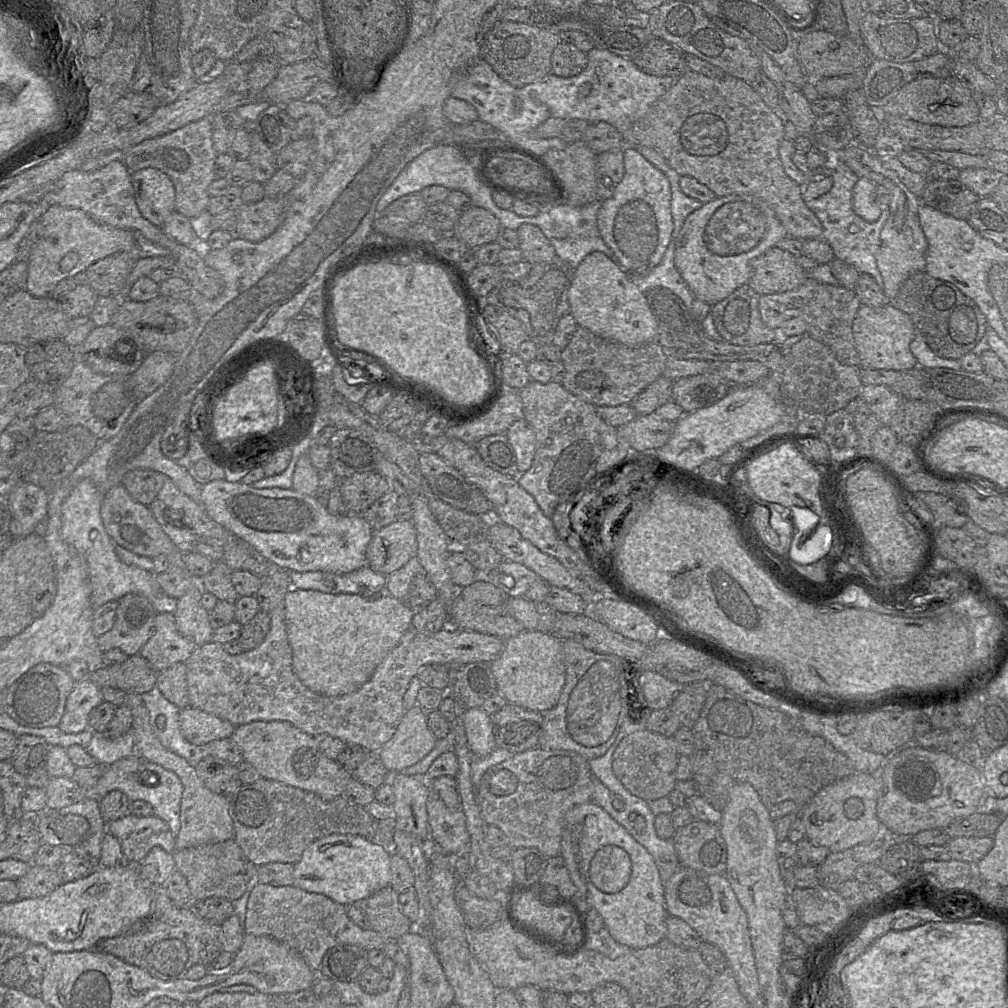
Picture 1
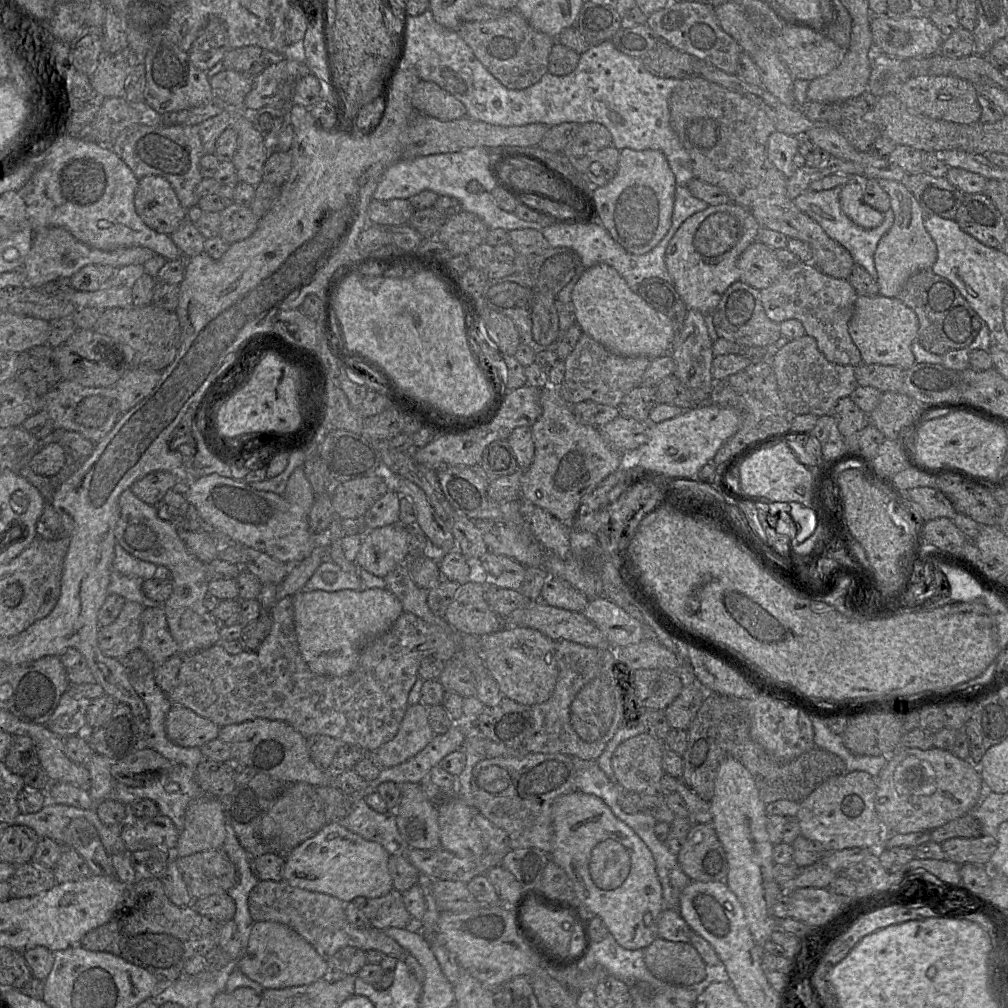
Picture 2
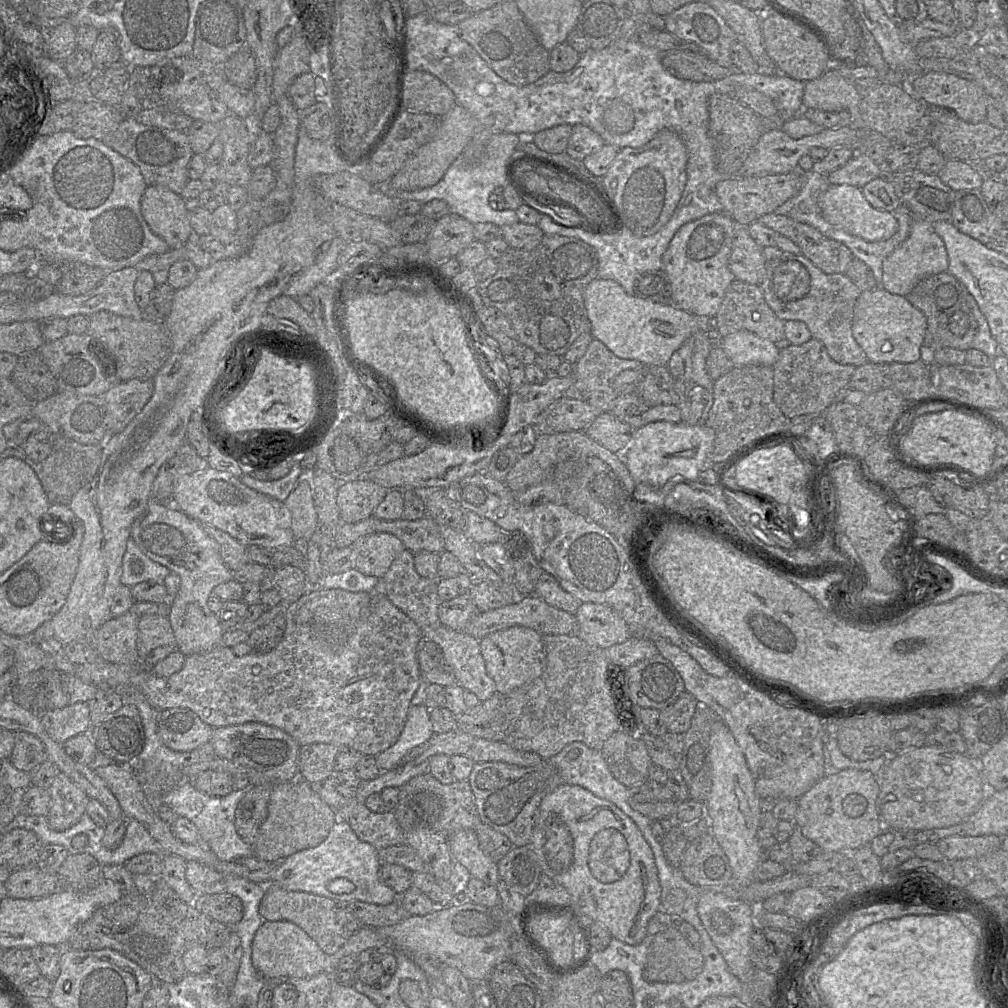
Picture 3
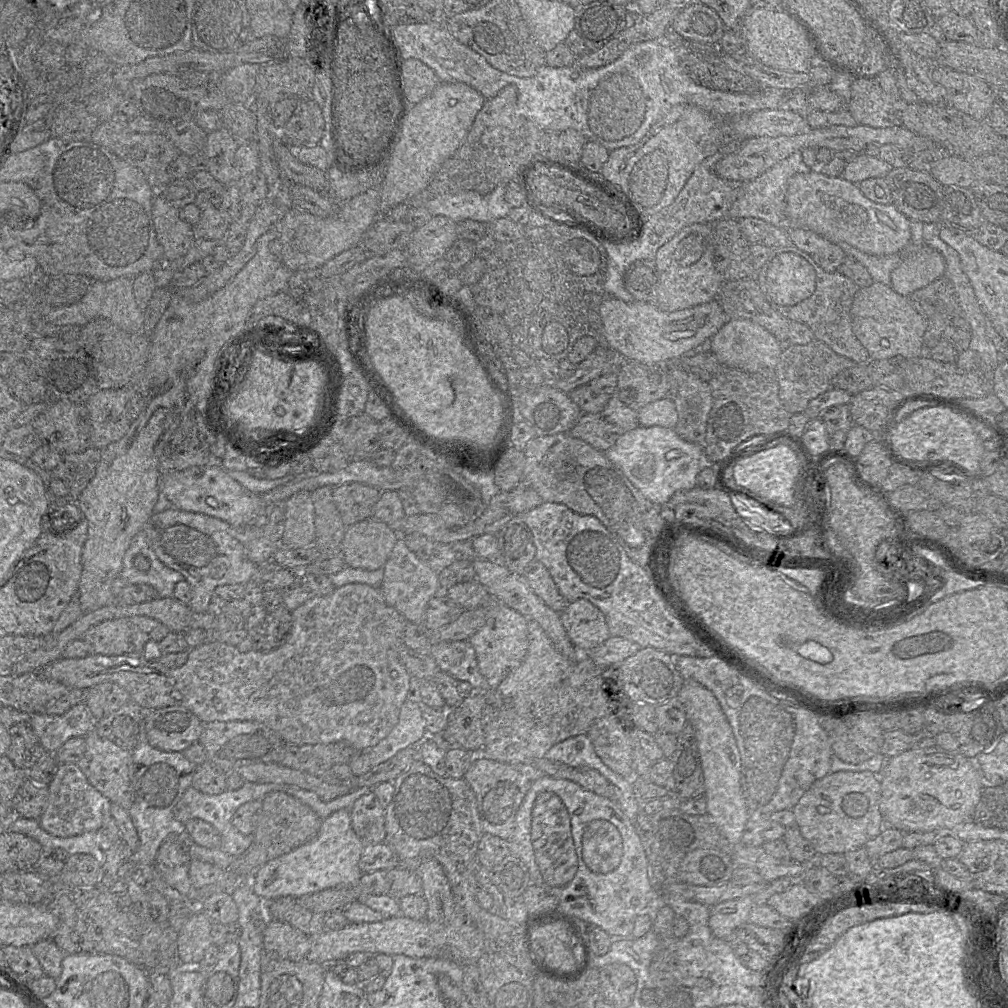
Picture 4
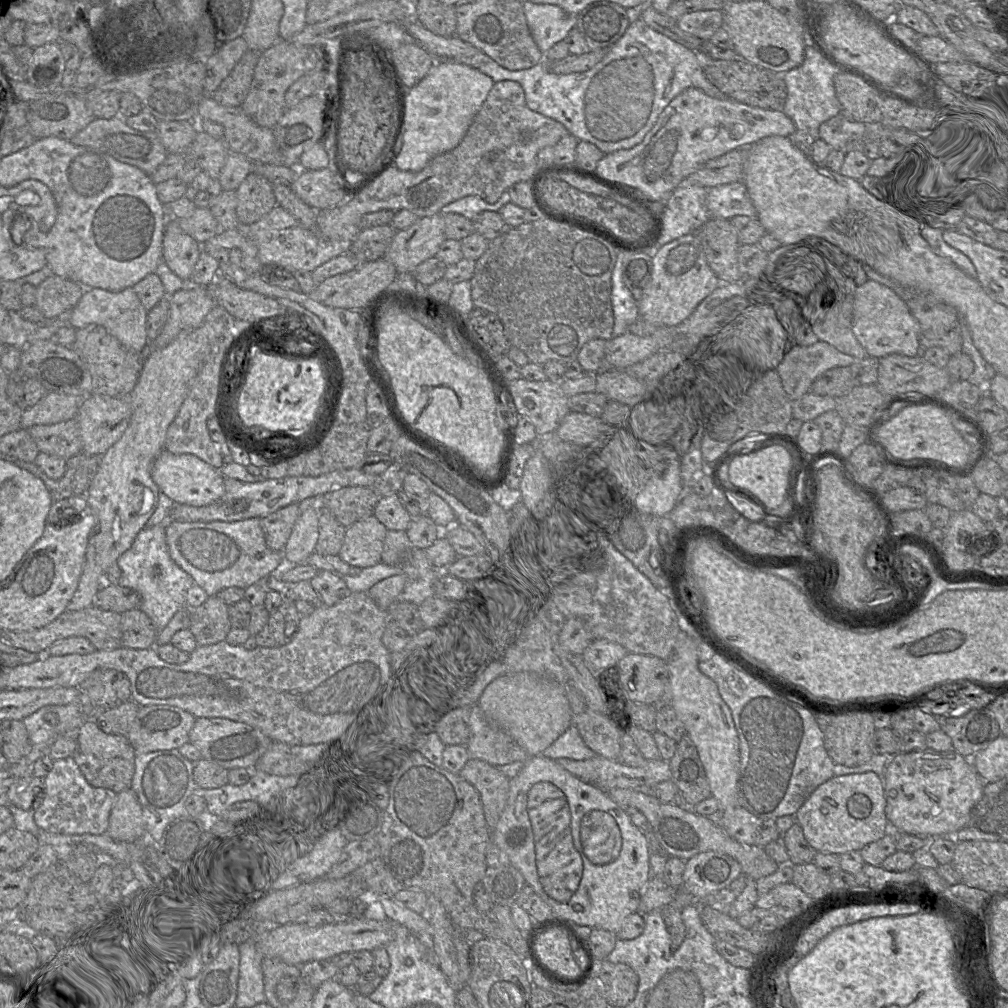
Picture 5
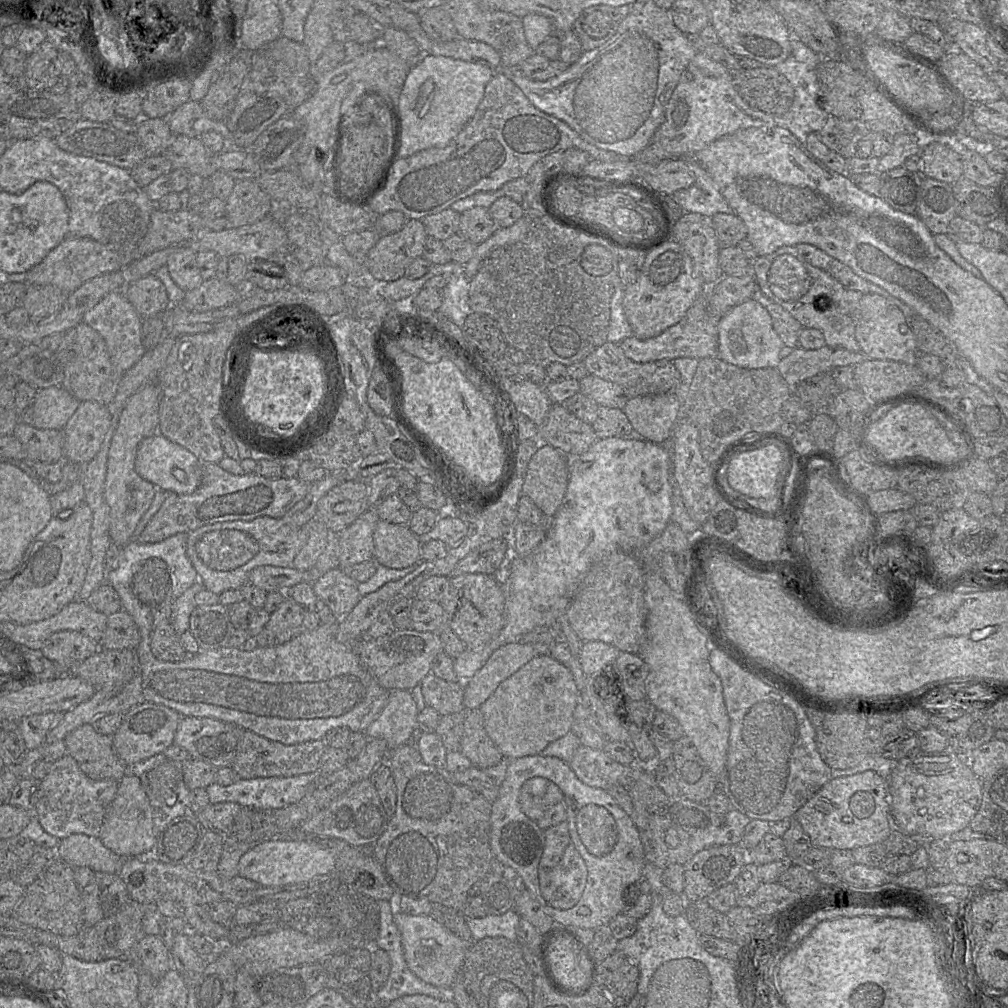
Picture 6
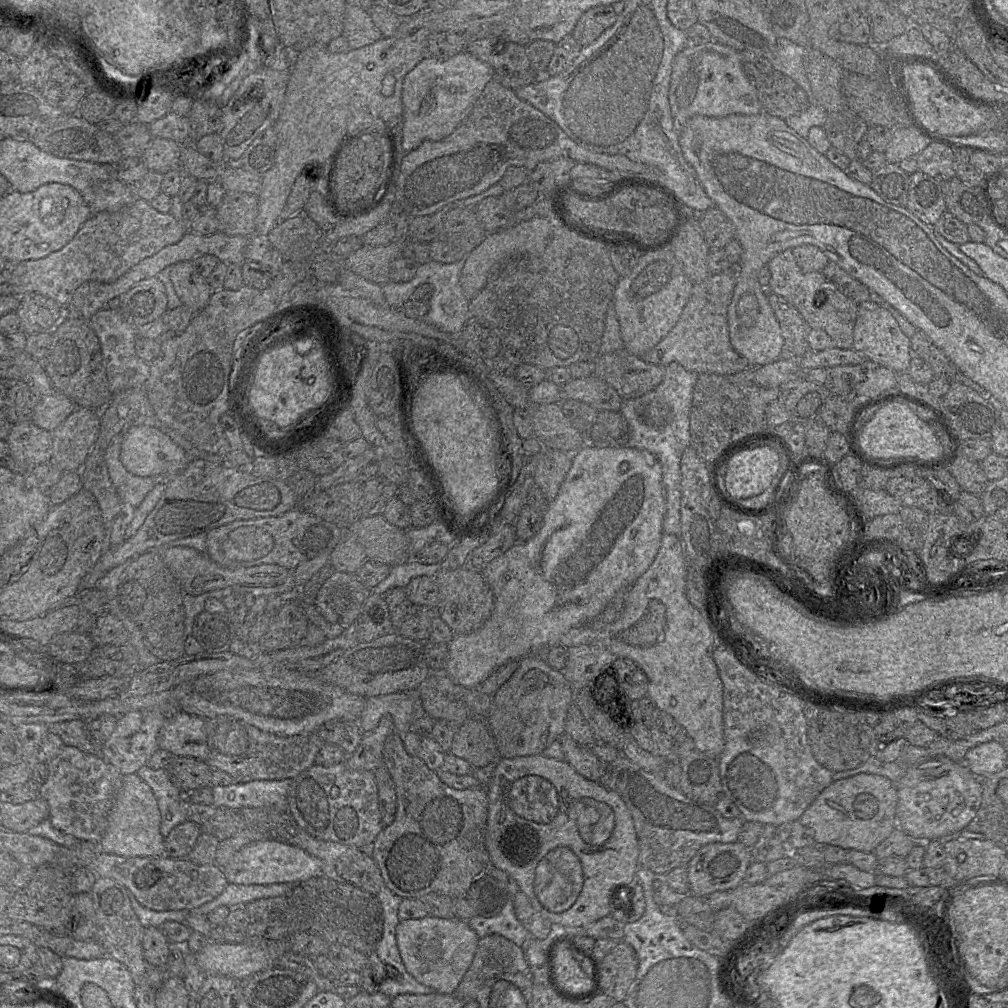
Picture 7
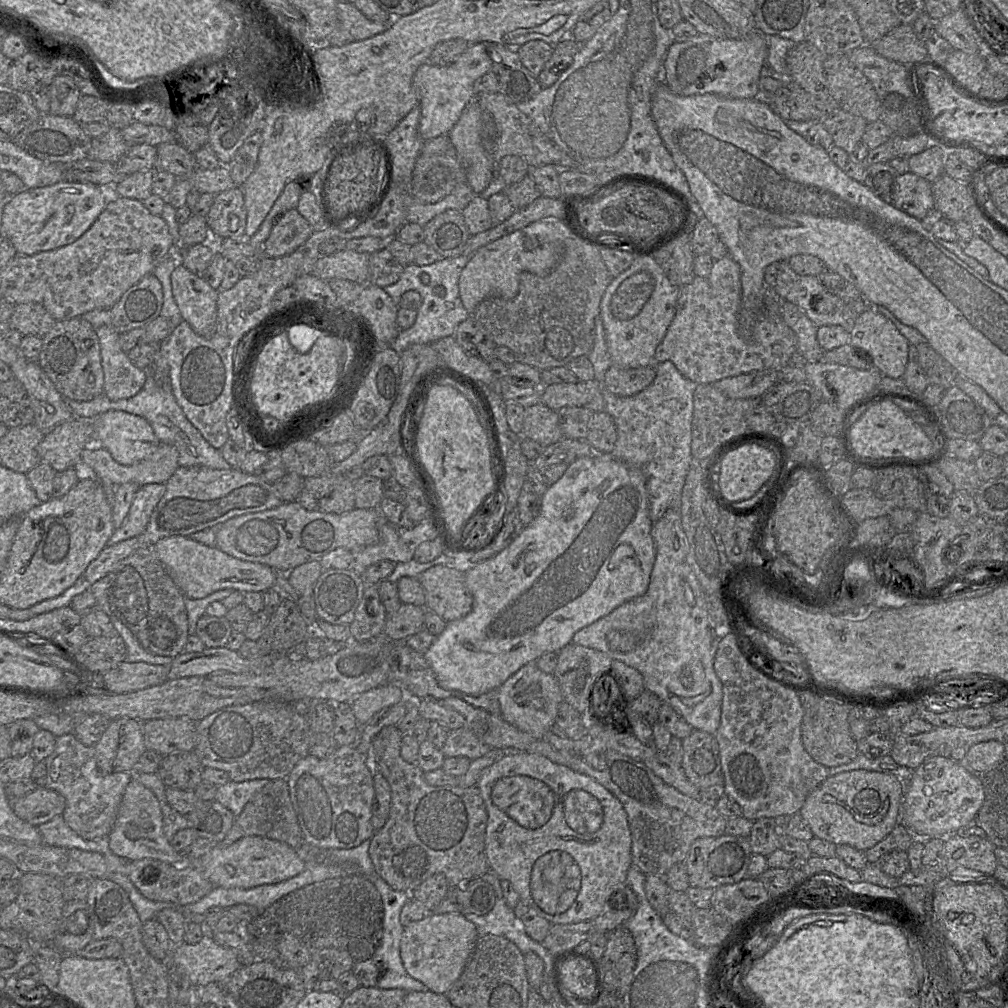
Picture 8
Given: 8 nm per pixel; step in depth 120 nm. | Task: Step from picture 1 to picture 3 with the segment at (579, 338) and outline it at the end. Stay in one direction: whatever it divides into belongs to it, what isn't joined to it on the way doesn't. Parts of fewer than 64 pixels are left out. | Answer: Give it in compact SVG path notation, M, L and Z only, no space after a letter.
M593 338L583 357L573 366L575 382L564 392L564 397L586 402L601 412L609 412L618 397L611 387L611 379L624 370L635 370L642 367L648 366L643 366L637 360L618 358L601 341Z

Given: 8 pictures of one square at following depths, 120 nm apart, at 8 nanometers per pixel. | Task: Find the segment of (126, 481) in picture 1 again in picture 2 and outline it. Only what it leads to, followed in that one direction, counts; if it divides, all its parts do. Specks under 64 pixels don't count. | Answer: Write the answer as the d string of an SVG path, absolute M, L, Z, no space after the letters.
M155 471L136 481L130 489L143 502L157 505L168 490L178 489L178 478L168 471Z

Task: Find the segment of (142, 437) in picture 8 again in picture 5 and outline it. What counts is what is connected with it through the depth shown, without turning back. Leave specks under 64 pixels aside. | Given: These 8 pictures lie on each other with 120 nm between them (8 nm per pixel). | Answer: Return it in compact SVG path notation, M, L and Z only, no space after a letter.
M162 450L156 458L151 476L159 490L175 504L202 507L216 502L224 494L224 477L219 470L193 454L173 454Z

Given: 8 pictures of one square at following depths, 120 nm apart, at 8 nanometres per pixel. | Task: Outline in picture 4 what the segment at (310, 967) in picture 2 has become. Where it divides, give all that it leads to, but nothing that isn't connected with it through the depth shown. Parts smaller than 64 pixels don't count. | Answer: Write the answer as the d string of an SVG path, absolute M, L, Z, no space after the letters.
M272 919L264 931L263 947L283 959L299 961L306 958L310 939L307 934L290 924Z

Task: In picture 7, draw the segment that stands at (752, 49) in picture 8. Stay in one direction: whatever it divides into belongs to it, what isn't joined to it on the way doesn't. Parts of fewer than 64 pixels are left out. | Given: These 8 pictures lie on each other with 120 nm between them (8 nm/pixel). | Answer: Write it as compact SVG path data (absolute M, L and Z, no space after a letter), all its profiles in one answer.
M714 40L688 45L675 56L668 99L677 132L695 115L719 118L731 114L756 115L762 112L756 87L743 71L744 61L743 54Z

